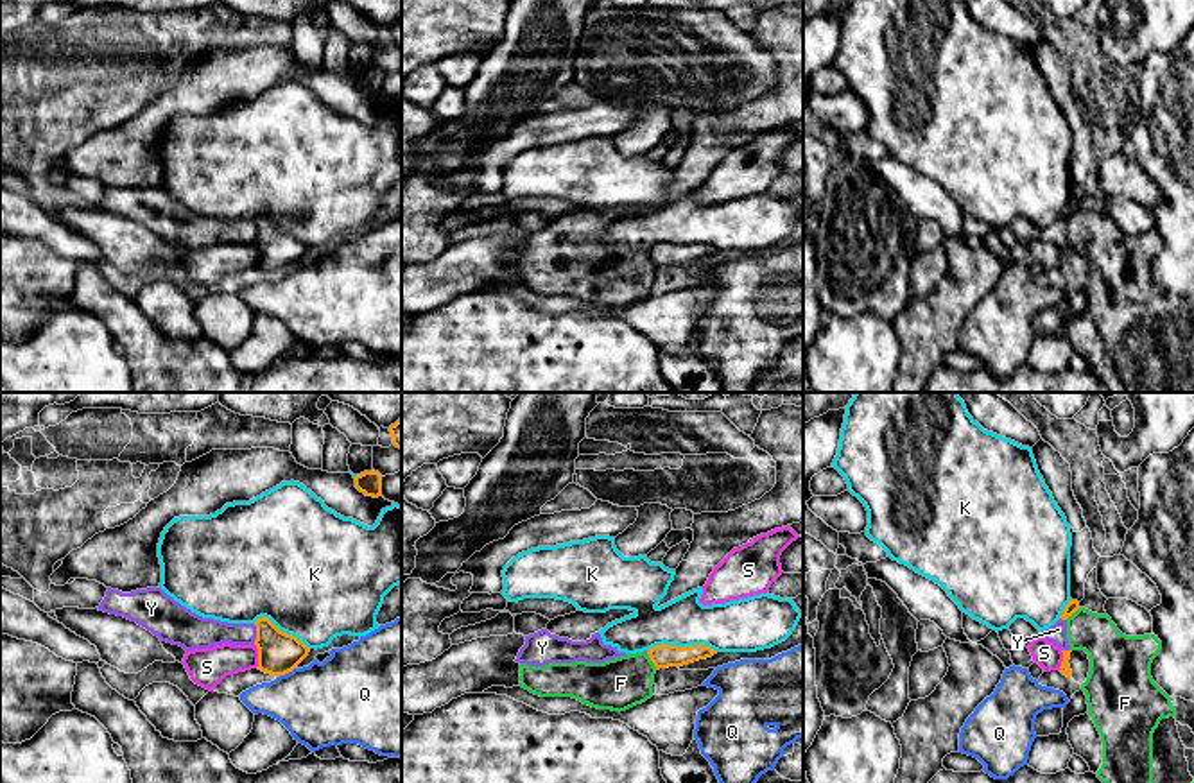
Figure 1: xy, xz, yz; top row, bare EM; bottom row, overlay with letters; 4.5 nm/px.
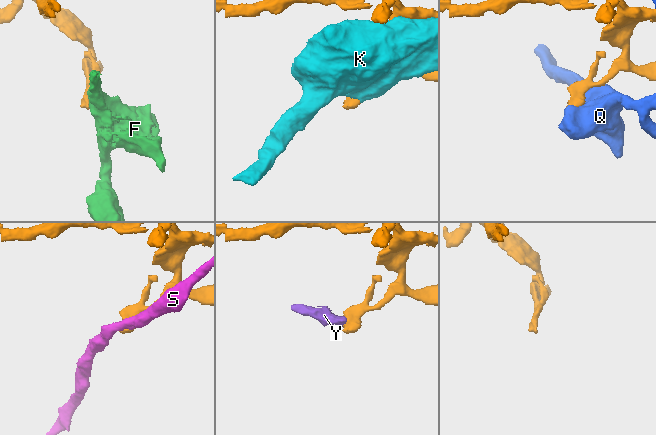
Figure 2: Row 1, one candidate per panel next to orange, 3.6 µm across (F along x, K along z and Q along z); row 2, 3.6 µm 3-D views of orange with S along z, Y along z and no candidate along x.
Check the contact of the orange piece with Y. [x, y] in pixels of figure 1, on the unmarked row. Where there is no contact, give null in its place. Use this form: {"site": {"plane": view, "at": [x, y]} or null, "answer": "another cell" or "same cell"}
{"site": {"plane": "xy", "at": [257, 232]}, "answer": "another cell"}

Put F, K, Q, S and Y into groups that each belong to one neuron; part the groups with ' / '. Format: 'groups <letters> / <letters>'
groups F Y / K / Q / S

